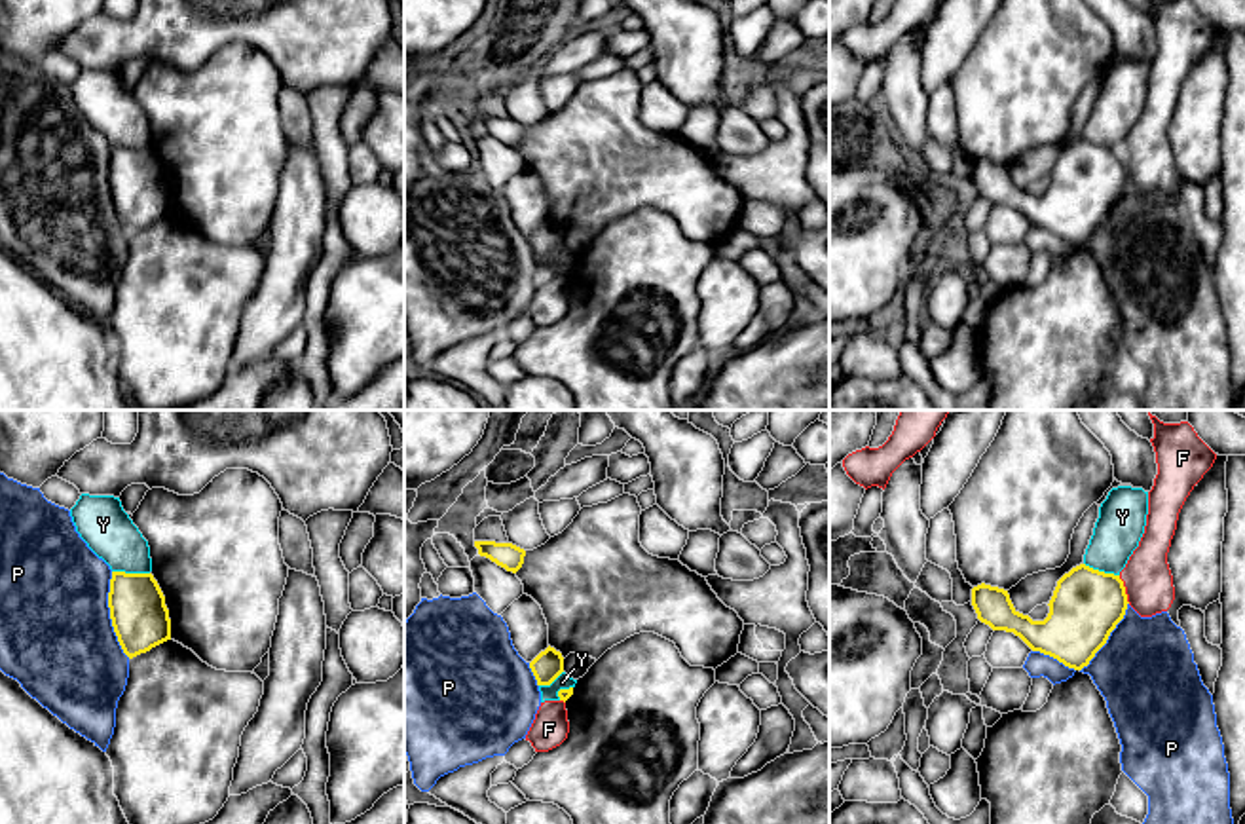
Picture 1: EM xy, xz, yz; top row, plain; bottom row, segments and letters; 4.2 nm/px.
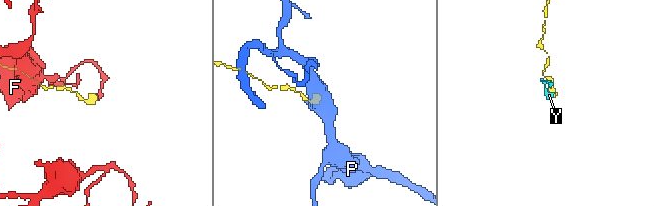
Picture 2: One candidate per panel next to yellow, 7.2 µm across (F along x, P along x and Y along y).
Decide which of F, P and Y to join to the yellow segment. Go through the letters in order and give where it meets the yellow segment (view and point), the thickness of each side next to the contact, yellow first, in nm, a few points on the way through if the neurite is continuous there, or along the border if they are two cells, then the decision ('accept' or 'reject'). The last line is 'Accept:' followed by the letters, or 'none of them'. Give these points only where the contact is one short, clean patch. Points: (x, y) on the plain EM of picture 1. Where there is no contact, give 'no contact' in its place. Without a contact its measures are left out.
F: contact yz (1124, 164); calibres 300 and 200 nm; reject
P: contact xy (111, 190); calibres 240 and 480 nm; reject
Y: contact xy (131, 149); calibres 240 and 220 nm; border xy (112, 145), (148, 149); reject
Accept: none of them

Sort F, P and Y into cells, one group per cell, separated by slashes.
F / P / Y

